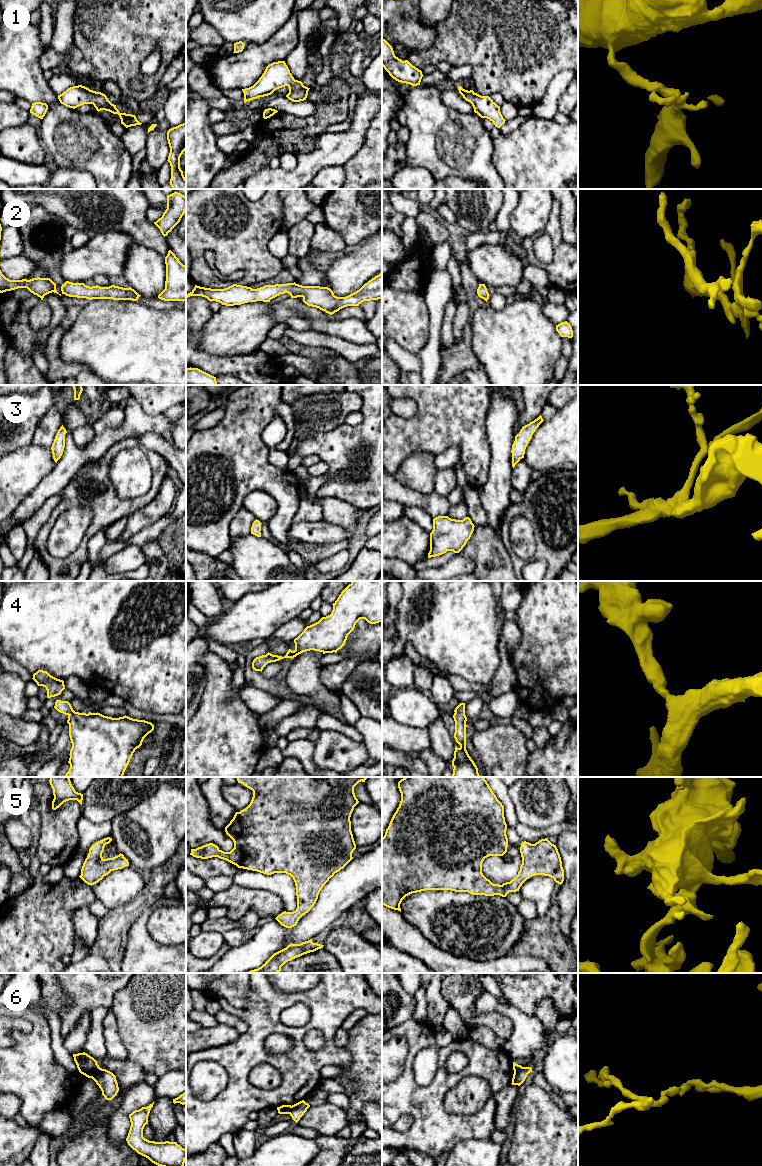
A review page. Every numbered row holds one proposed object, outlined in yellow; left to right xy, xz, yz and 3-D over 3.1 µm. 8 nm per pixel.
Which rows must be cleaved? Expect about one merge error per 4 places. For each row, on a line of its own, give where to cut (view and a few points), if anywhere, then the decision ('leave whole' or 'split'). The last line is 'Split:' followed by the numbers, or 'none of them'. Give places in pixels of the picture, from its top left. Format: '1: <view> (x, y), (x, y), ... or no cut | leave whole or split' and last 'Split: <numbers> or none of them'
1: no cut | leave whole
2: no cut | leave whole
3: no cut | leave whole
4: no cut | leave whole
5: no cut | leave whole
6: yz (523, 1067), (514, 1072) | split
Split: 6

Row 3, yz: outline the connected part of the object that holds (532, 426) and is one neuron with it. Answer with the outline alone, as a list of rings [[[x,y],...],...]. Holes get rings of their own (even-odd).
[[[540,415],[537,419],[530,422],[529,424],[522,427],[520,432],[515,436],[515,441],[512,445],[512,467],[524,458],[525,449],[532,438],[533,433],[539,427],[539,425],[543,422],[543,418]]]

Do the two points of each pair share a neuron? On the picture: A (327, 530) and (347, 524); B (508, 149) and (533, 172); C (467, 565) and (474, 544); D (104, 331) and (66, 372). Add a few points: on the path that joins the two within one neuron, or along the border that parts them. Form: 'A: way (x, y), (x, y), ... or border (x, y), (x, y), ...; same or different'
A: border (323, 519), (339, 524), (344, 529), (347, 538); different
B: way (514, 155), (527, 166); same
C: border (459, 552), (473, 561), (474, 570); different
D: border (60, 344), (60, 357), (84, 369); different

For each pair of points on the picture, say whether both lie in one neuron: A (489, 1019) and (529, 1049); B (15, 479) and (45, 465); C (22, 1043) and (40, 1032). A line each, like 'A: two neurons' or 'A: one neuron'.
A: two neurons
B: one neuron
C: one neuron

